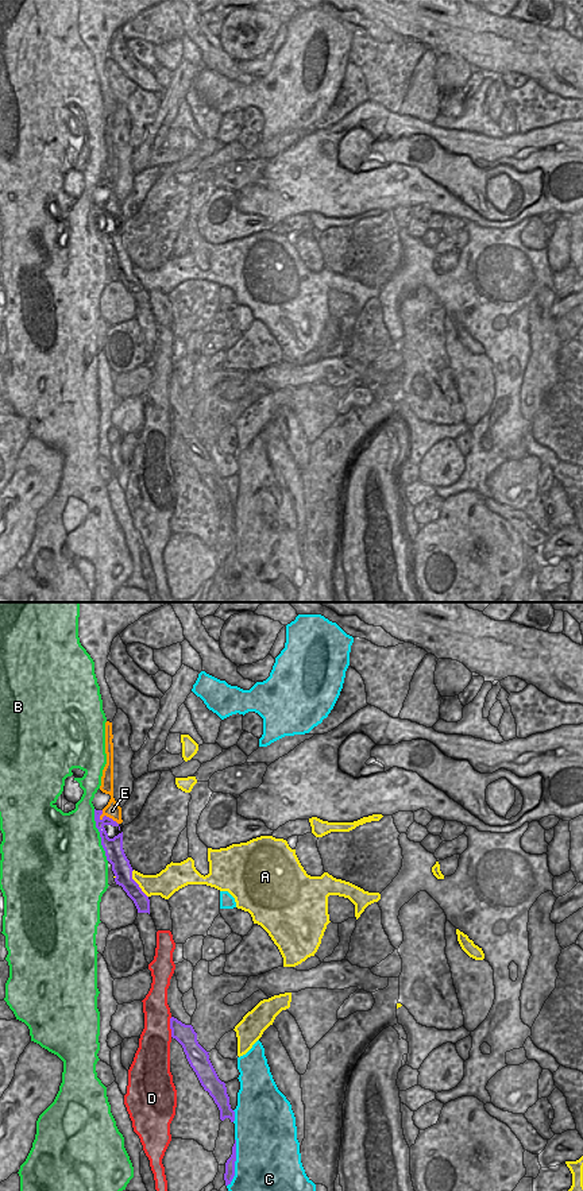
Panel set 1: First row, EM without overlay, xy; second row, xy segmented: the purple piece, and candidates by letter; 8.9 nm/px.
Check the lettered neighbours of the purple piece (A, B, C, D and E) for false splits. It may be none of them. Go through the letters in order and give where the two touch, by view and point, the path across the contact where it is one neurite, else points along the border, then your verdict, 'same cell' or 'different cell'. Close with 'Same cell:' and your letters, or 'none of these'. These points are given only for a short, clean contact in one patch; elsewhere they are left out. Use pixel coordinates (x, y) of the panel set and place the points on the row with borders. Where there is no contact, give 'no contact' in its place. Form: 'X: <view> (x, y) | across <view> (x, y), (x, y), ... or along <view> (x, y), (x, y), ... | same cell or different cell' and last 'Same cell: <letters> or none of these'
A: xy (136, 883) | different cell
B: xy (100, 835) | different cell
C: xy (234, 1163) | different cell
D: xy (170, 1026) | different cell
E: xy (108, 817) | across xy (115, 844), (101, 829), (108, 817), (112, 810) | same cell
Same cell: E

